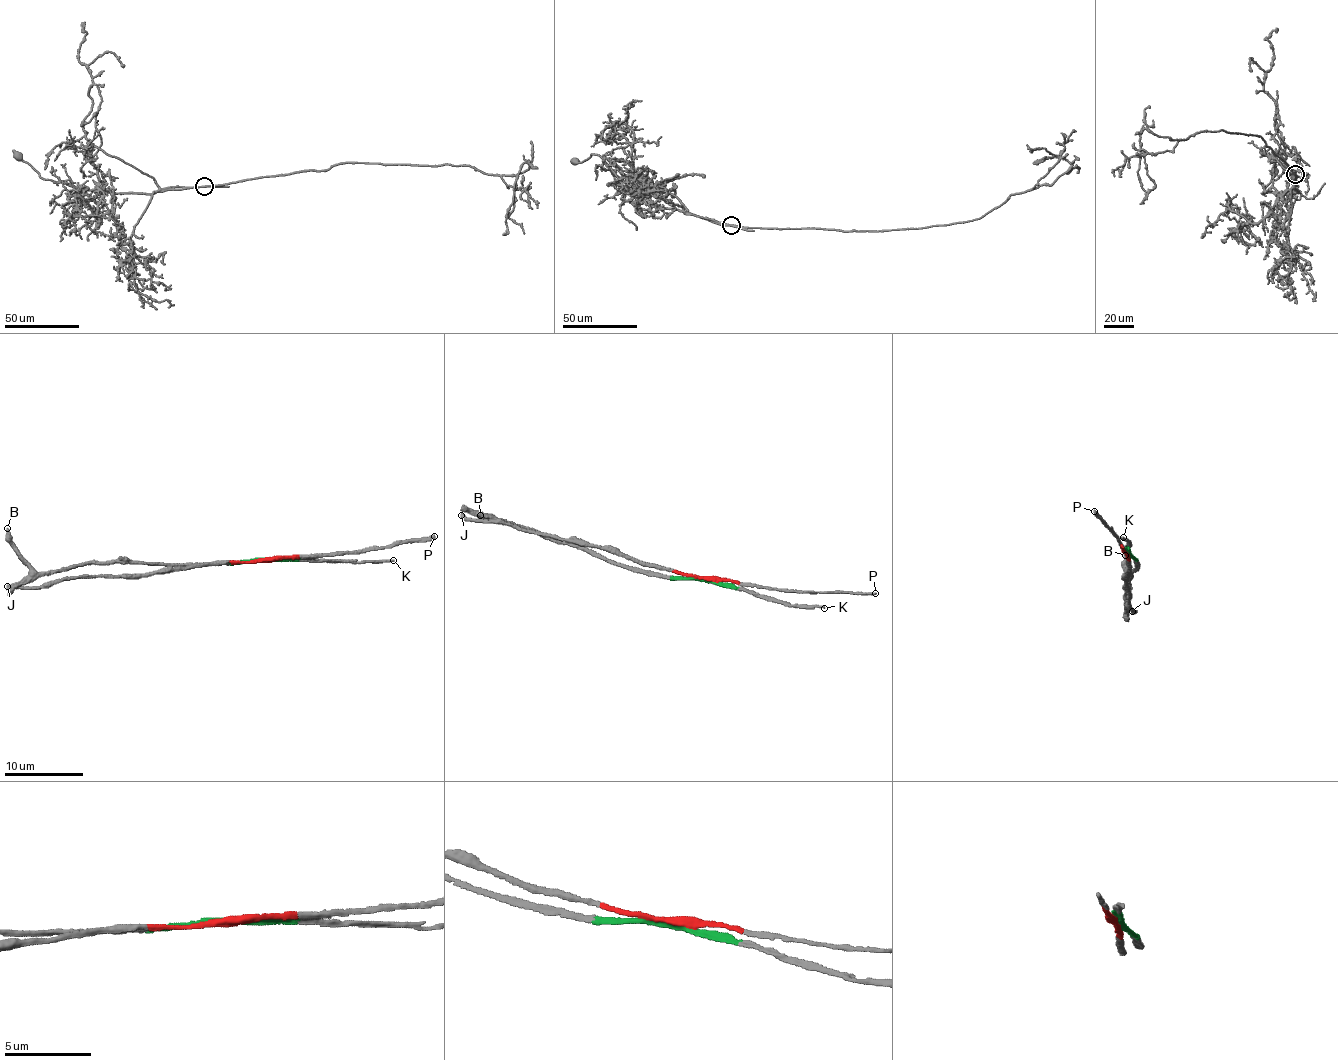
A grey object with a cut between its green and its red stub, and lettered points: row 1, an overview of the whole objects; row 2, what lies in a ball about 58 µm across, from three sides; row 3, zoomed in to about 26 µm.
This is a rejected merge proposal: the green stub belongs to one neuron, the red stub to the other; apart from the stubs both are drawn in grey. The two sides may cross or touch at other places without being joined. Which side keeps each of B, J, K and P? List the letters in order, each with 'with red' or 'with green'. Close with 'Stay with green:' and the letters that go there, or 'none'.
B: with green
J: with red
K: with green
P: with red
Stay with green: B, K

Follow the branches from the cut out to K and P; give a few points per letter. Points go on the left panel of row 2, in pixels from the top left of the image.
K: (264, 559), (393, 561)
P: (264, 559), (393, 546), (433, 535)

